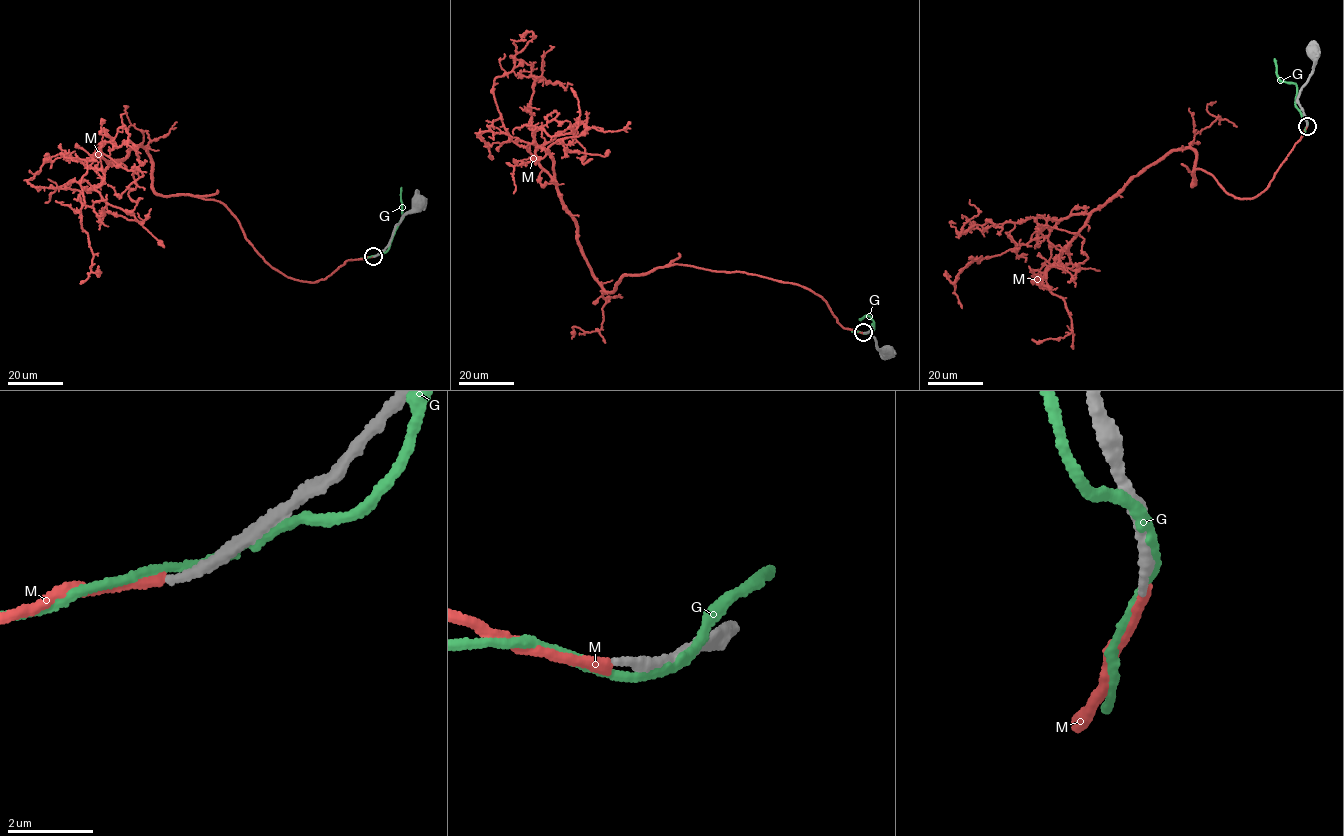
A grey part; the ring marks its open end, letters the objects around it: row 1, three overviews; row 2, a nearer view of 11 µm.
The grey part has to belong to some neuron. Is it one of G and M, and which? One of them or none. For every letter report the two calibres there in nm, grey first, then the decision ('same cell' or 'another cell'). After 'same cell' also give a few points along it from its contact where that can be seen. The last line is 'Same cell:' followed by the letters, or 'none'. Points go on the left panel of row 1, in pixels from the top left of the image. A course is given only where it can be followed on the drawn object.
G: 200 nm thick on the grey side, 200 nm on the other; another cell
M: 220 nm thick on the grey side, 220 nm on the other; same cell; it runs (373, 256), (288, 278), (222, 203), (158, 195), (141, 144), (109, 164), (62, 154), (97, 172)
Same cell: M

